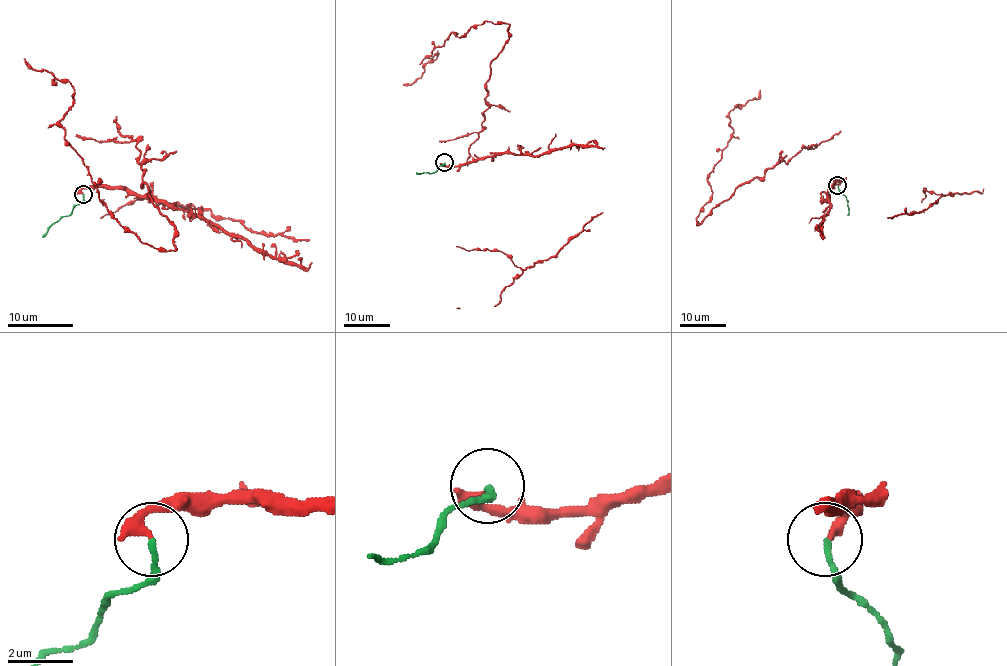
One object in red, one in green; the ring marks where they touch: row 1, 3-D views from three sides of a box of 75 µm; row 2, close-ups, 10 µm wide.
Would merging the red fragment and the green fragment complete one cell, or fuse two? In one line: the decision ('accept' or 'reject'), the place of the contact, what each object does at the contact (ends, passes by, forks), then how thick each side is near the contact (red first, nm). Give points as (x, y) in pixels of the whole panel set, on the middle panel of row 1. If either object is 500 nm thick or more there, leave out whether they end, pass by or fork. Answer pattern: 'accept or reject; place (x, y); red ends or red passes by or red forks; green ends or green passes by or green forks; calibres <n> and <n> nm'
reject; place (444, 162); red ends; green ends; calibres 340 and 150 nm

